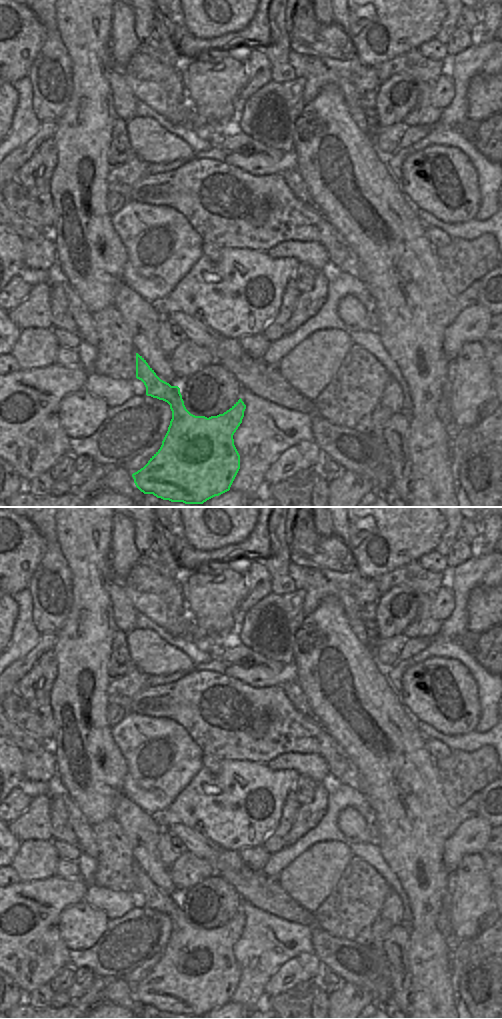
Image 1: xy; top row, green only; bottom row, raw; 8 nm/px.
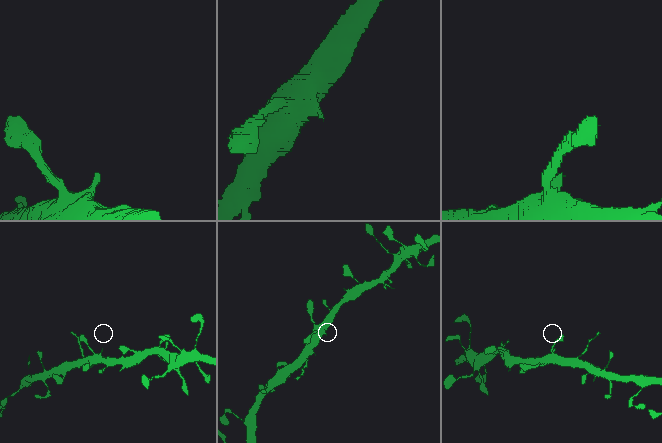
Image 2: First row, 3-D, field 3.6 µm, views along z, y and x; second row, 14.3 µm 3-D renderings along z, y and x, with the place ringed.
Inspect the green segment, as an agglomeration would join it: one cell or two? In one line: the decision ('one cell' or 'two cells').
one cell

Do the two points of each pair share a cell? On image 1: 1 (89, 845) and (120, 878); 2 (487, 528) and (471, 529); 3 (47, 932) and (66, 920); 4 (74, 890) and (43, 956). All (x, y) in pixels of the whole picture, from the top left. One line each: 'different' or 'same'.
1: different
2: different
3: different
4: same

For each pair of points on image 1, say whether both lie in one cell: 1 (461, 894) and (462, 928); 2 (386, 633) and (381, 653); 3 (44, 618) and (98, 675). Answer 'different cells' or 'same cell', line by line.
1: same cell
2: different cells
3: different cells

